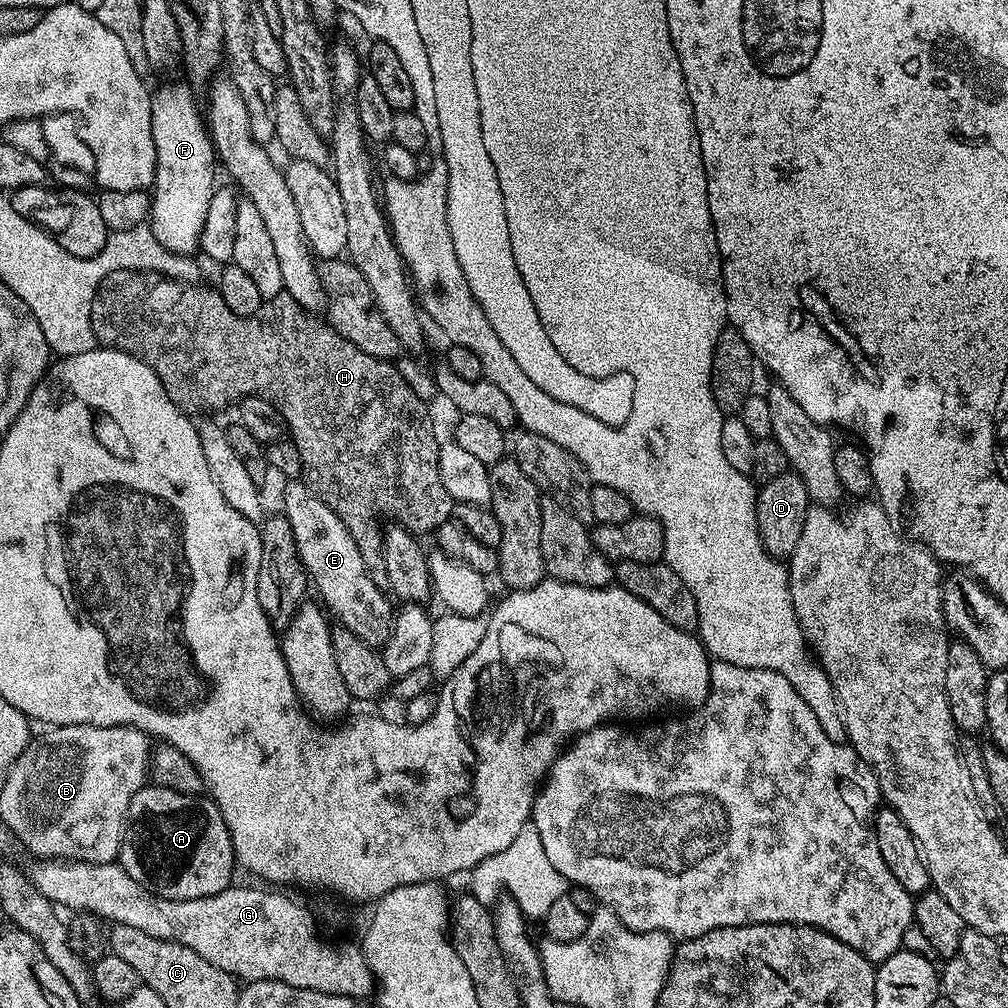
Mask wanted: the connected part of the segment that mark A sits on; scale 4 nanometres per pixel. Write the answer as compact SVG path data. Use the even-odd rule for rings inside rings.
M145 786L138 790L138 794L134 794L134 798L128 807L128 817L124 819L124 833L120 839L120 854L118 863L121 868L126 870L126 874L130 874L130 878L134 878L134 882L138 882L143 888L149 888L156 896L165 896L171 900L193 900L194 898L206 898L218 894L222 890L226 890L232 883L232 868L234 869L234 857L232 854L232 843L230 842L230 834L226 822L222 818L222 814L218 810L218 806L207 795L187 796L178 790L170 790L159 786Z

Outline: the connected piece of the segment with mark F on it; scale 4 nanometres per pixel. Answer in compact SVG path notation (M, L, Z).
M164 84L152 92L152 133L156 147L156 182L151 189L150 223L154 238L166 250L185 258L200 247L202 226L206 226L206 212L217 187L218 157L212 147L210 128L196 105L197 93L193 85Z

